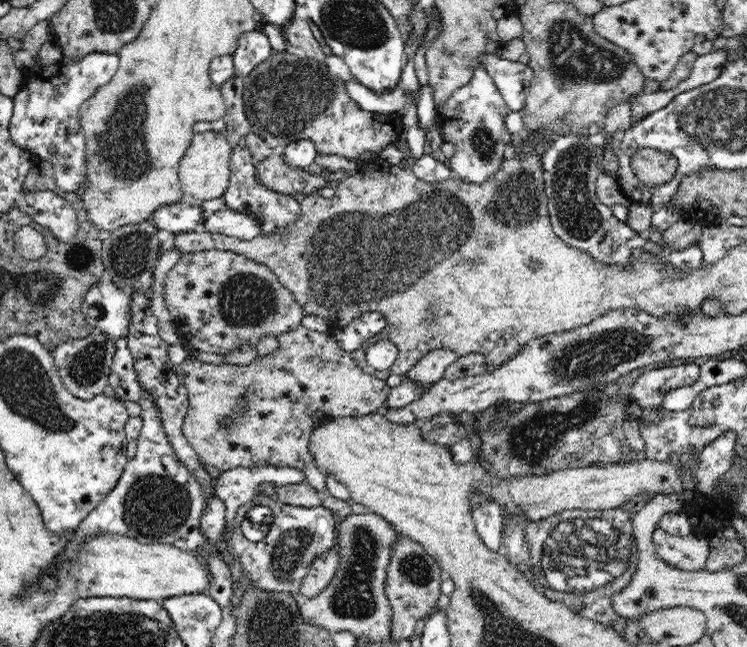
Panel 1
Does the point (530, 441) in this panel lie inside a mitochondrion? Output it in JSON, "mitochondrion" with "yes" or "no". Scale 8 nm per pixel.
{"mitochondrion":"yes"}

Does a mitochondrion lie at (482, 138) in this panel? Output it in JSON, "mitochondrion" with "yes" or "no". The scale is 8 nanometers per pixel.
{"mitochondrion":"yes"}

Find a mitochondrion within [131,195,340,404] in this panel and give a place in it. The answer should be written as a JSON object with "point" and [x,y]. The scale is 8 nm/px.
{"point":[246,300]}

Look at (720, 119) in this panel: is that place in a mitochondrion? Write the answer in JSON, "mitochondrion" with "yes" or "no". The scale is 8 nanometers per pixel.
{"mitochondrion":"yes"}

